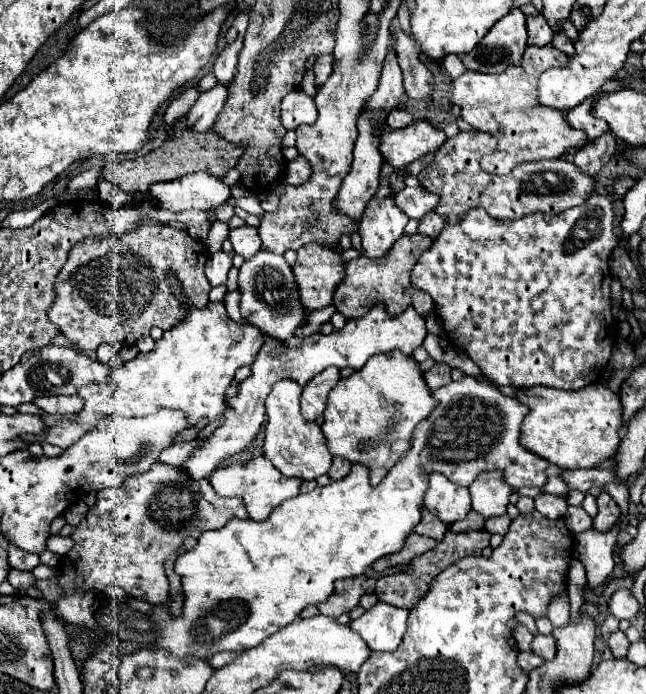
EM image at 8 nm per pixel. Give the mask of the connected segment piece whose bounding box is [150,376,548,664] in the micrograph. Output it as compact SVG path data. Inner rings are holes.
M464 376L460 382L450 382L434 390L432 396L440 400L438 408L428 416L428 420L418 424L412 436L410 452L388 472L382 486L372 488L368 480L370 470L362 464L352 464L346 478L330 482L324 488L316 486L312 492L298 494L296 498L282 502L270 518L262 522L232 518L220 530L204 532L194 548L178 554L174 560L174 572L182 582L182 616L170 616L168 604L154 606L150 620L156 624L156 640L150 646L154 650L166 650L168 654L178 656L178 660L184 664L190 662L186 656L192 656L192 660L210 660L216 652L240 652L258 646L266 636L272 636L280 628L292 624L306 606L326 602L332 594L334 580L360 576L378 558L402 548L406 536L420 520L422 494L426 492L430 472L440 472L452 482L468 486L480 472L500 470L504 480L516 490L522 486L544 486L548 480L548 462L524 450L518 442L520 424L526 416L524 404L498 392L488 378L476 380L472 376Z

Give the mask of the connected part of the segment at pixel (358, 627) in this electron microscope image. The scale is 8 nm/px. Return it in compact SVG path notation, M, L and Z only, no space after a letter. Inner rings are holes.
M378 602L360 618L352 620L350 628L362 636L370 652L394 652L404 638L406 618L406 608Z

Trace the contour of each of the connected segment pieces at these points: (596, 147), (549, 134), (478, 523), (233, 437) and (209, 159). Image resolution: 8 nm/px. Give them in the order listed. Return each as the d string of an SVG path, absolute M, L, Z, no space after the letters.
M606 132L606 136L600 136L594 144L580 148L578 154L574 156L574 162L578 170L594 176L612 158L614 152L616 152L616 138L612 136L612 132Z
M518 64L518 66L508 66L502 74L480 74L480 72L466 72L460 78L454 80L454 88L450 94L450 102L460 108L460 118L468 122L474 130L484 130L496 138L496 150L488 154L482 160L482 170L490 174L506 174L510 168L522 164L522 162L532 162L532 160L542 160L542 158L560 158L568 148L580 148L586 140L582 132L570 128L566 124L566 118L562 112L552 110L552 108L542 108L534 104L534 84L538 82L538 72L530 64Z
M468 512L468 516L456 524L450 526L450 530L454 532L466 532L466 530L482 530L484 528L484 518L478 516L478 512Z
M382 304L370 308L370 312L364 314L362 318L346 320L346 326L342 330L334 330L330 336L312 334L302 342L300 338L292 338L286 342L268 338L260 348L260 352L256 354L254 364L250 366L252 370L250 378L246 378L238 386L236 398L228 398L230 408L224 412L224 424L218 426L198 448L192 450L192 456L180 466L180 470L188 474L192 480L208 478L224 462L224 458L248 448L266 418L266 408L264 408L266 396L278 380L290 378L290 380L298 380L298 384L306 384L328 366L336 366L336 368L350 366L360 370L370 356L390 350L400 350L402 354L412 356L414 348L422 346L424 338L426 338L426 322L422 316L418 316L418 312L414 312L414 308L408 308L402 314L390 318L386 316Z
M184 118L176 122L172 136L158 146L156 150L152 150L150 154L142 156L142 158L134 158L134 160L124 160L124 162L110 162L102 168L100 176L106 178L108 182L112 182L116 188L134 194L134 192L148 192L150 184L154 182L168 182L168 180L176 180L180 176L186 174L194 174L194 172L210 172L212 176L220 178L224 176L230 168L234 168L240 160L240 156L244 154L244 150L240 146L222 142L214 132L190 132L188 128L184 128Z

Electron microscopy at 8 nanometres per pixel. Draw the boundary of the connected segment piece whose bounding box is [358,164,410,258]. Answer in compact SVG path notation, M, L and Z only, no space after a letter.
M384 164L380 176L380 188L376 196L368 202L364 216L360 218L358 234L362 238L364 256L368 258L384 258L392 244L404 234L404 226L408 224L408 216L394 208L394 194L390 188L390 174L396 172L390 164Z

